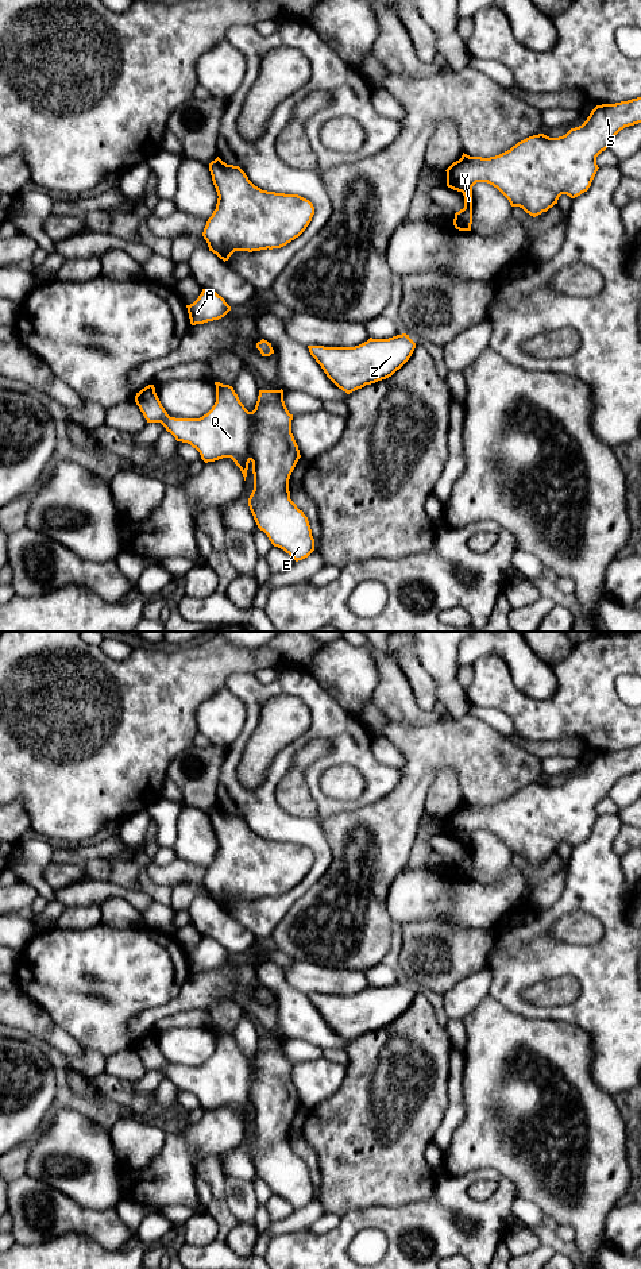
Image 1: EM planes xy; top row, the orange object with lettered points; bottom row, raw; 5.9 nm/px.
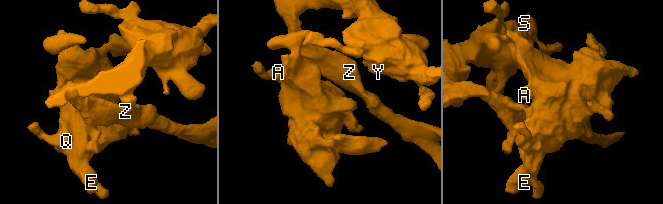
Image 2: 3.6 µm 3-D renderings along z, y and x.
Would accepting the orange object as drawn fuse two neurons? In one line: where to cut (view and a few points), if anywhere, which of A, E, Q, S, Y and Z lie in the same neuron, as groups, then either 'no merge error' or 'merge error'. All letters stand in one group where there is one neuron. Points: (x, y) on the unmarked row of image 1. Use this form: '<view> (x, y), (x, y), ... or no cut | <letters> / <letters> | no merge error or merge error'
no cut | A E Q S Y Z | no merge error

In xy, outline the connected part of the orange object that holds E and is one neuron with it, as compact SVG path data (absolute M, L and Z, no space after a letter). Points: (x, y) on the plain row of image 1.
M215 1030L215 1033L216 1050L200 1066L170 1065L161 1052L154 1033L136 1041L135 1050L147 1071L161 1071L177 1089L196 1096L205 1111L231 1106L246 1129L251 1110L254 1138L248 1146L248 1154L258 1176L267 1183L274 1195L283 1197L296 1210L308 1206L314 1199L314 1187L308 1165L290 1148L289 1127L301 1103L291 1081L293 1062L285 1053L283 1038L259 1038L255 1057L248 1060L232 1034L220 1030Z

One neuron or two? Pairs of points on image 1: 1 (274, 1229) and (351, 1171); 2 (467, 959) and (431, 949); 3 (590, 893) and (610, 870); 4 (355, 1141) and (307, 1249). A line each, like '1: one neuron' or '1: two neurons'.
1: two neurons
2: one neuron
3: one neuron
4: two neurons

